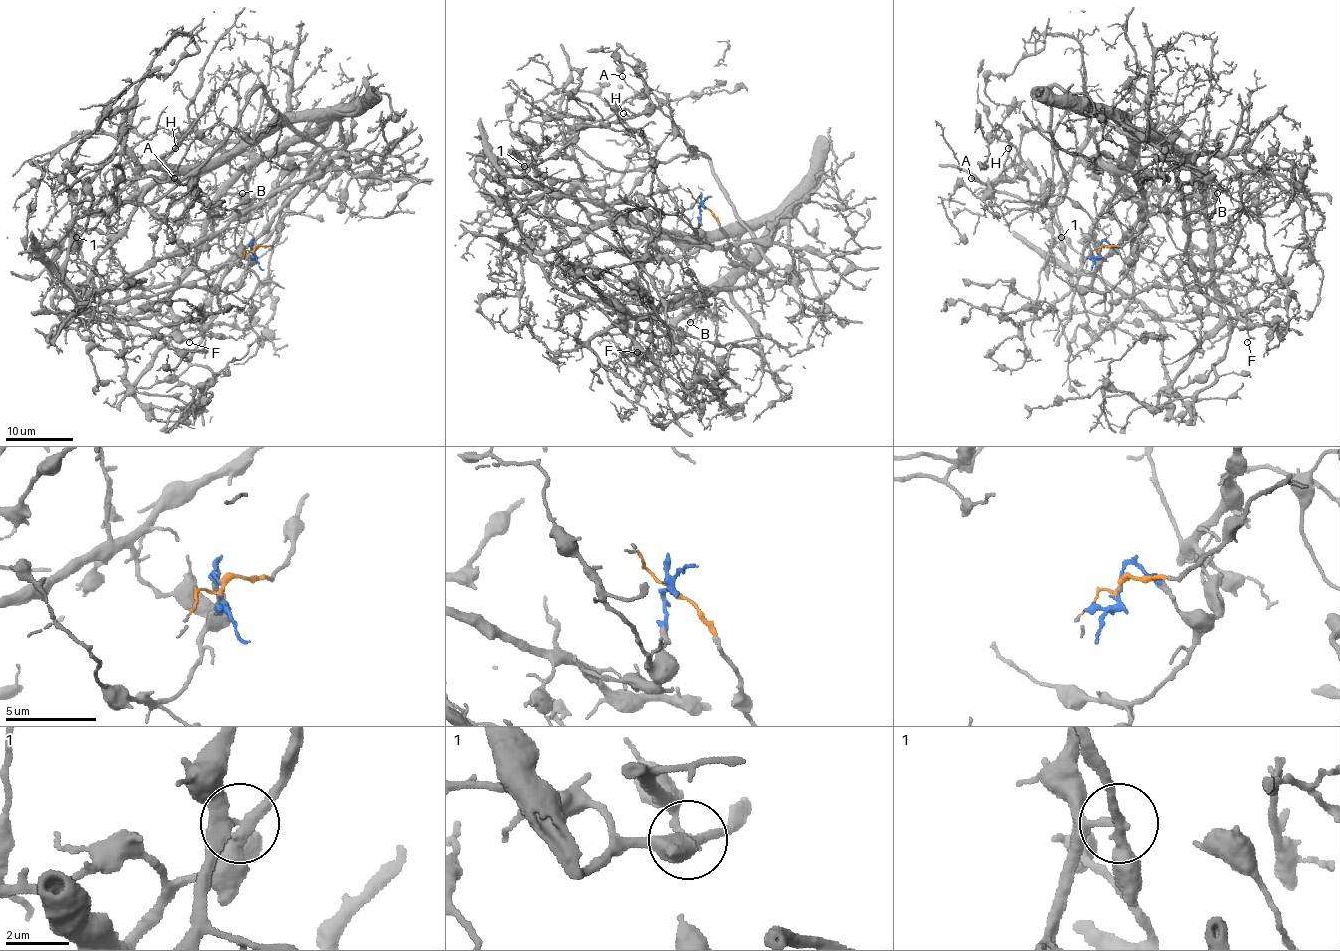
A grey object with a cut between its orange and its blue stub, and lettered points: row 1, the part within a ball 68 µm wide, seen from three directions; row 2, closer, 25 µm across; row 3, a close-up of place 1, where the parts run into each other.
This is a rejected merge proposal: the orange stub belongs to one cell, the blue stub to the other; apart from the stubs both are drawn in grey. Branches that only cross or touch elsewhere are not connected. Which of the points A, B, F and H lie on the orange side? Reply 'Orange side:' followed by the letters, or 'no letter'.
Orange side: B

